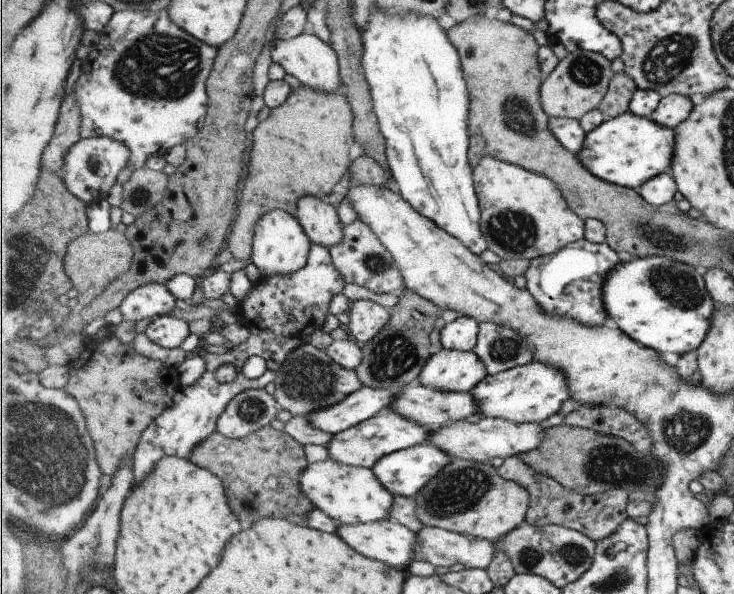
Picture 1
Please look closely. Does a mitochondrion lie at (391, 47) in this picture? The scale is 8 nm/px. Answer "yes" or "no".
no

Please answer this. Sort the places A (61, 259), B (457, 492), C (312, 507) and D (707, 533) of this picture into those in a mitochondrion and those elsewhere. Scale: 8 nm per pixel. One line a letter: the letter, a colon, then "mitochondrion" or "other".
A: other
B: mitochondrion
C: other
D: other

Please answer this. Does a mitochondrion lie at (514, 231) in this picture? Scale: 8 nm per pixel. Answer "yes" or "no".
yes

